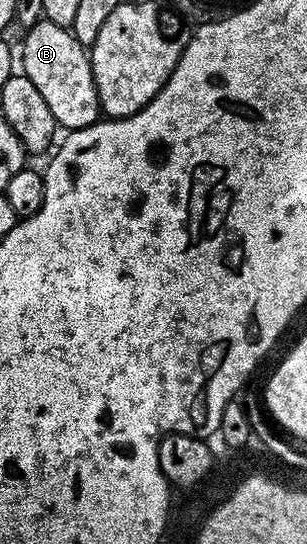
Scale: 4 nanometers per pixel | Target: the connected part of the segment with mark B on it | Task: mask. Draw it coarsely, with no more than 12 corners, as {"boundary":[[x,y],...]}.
{"boundary":[[45,19],[25,30],[20,69],[55,126],[99,120],[87,46]]}

